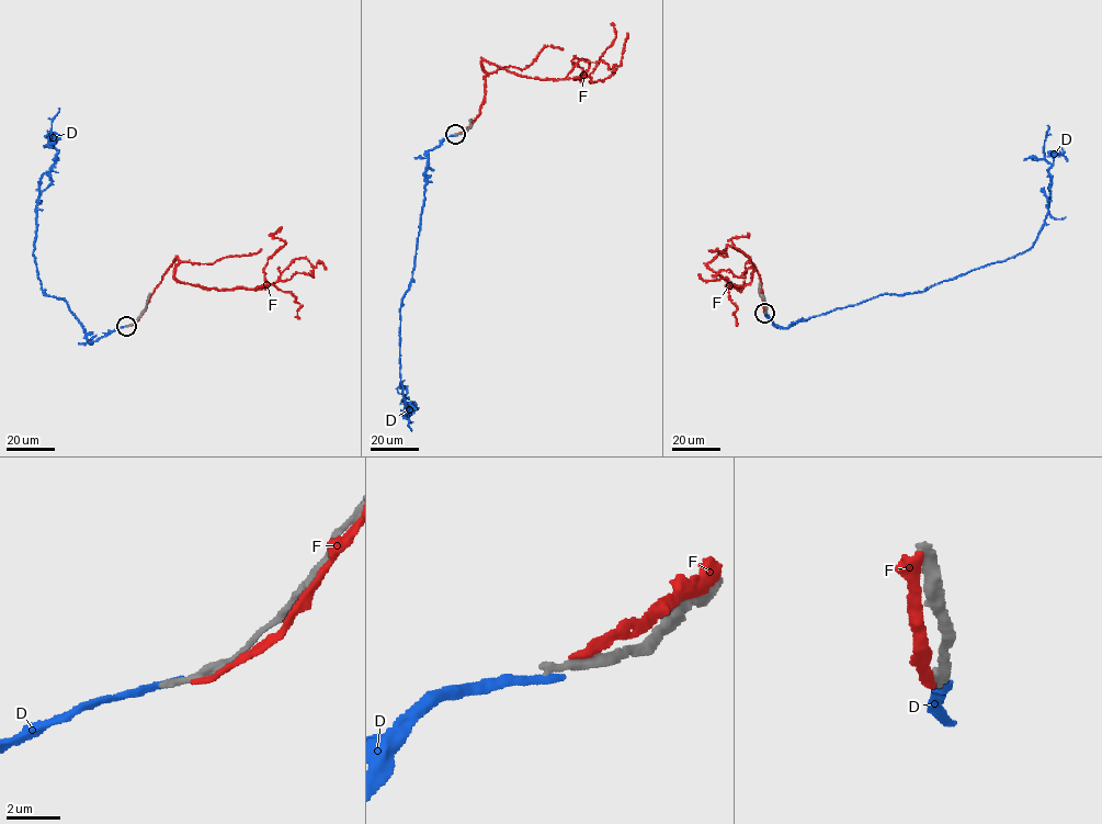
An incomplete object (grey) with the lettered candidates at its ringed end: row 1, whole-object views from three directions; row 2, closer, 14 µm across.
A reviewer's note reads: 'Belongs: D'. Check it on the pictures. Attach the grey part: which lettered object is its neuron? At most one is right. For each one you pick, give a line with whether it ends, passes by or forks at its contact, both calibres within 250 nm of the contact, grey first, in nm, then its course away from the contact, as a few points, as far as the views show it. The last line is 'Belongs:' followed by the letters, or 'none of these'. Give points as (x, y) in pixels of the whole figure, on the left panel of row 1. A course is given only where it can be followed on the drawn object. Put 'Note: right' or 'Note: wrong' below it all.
Belongs: none of these
Note: wrong

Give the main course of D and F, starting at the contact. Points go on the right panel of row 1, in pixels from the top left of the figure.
D: (765, 313), (775, 326), (792, 326), (882, 294), (919, 292), (1026, 250), (1047, 213), (1046, 125)
F: (765, 313), (760, 277), (746, 256), (727, 246), (707, 267), (740, 291), (751, 267), (739, 277), (712, 274)

